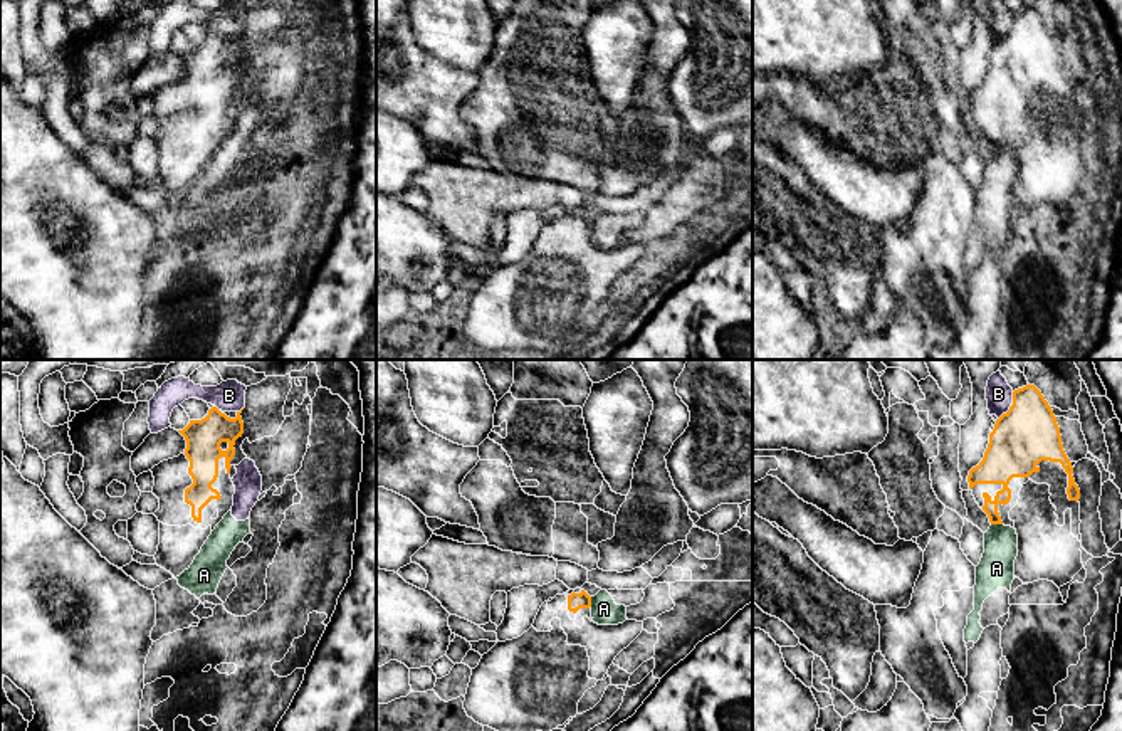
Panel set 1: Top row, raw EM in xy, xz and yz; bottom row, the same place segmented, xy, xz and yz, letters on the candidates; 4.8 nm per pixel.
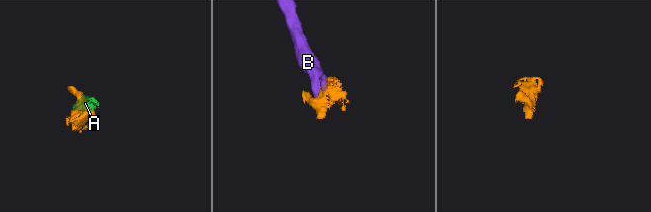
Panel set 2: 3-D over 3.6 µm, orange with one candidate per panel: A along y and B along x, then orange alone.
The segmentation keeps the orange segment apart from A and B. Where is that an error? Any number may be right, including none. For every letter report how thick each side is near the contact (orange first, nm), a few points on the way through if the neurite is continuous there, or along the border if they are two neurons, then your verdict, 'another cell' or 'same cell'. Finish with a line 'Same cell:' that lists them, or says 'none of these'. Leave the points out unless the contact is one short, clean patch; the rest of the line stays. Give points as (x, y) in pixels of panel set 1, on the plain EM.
A: 80 nm thick on the orange side, 130 nm on the other; border along xz (592, 220), (588, 231); another cell
B: 300 nm thick on the orange side, 130 nm on the other; border along yz (1011, 29), (998, 42); another cell
Same cell: none of these

